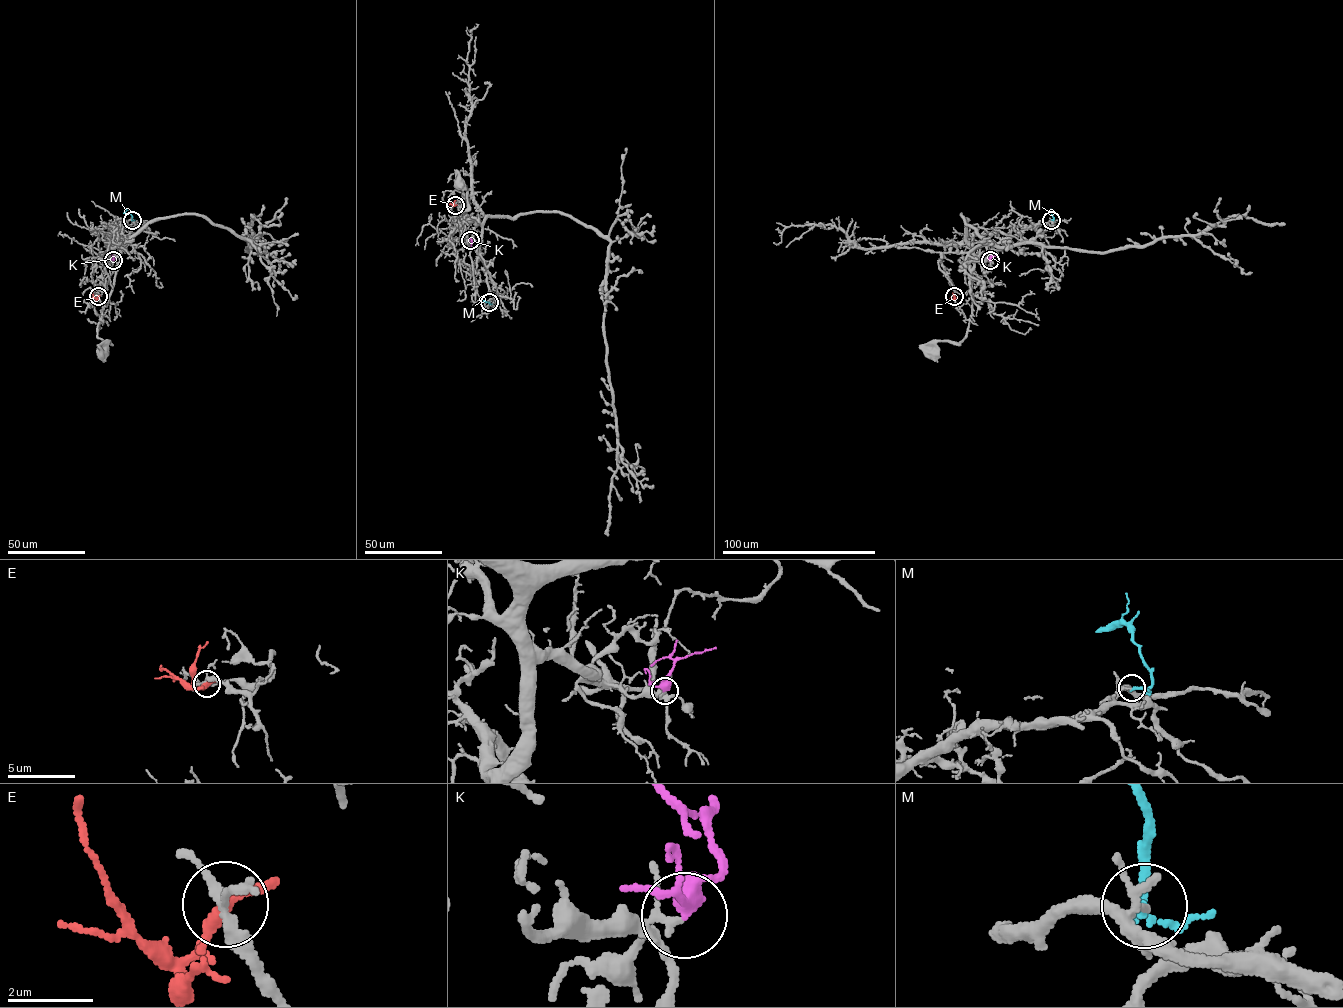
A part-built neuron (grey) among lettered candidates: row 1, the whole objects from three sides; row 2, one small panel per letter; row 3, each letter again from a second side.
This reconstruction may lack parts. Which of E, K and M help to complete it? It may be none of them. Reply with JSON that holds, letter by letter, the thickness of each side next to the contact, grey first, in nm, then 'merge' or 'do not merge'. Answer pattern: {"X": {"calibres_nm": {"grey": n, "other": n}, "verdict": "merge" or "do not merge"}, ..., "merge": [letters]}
{"E": {"calibres_nm": {"grey": 200, "other": 280}, "verdict": "do not merge"}, "K": {"calibres_nm": {"grey": 100, "other": 400}, "verdict": "merge"}, "M": {"calibres_nm": {"grey": 80, "other": 150}, "verdict": "do not merge"}, "merge": ["K"]}

